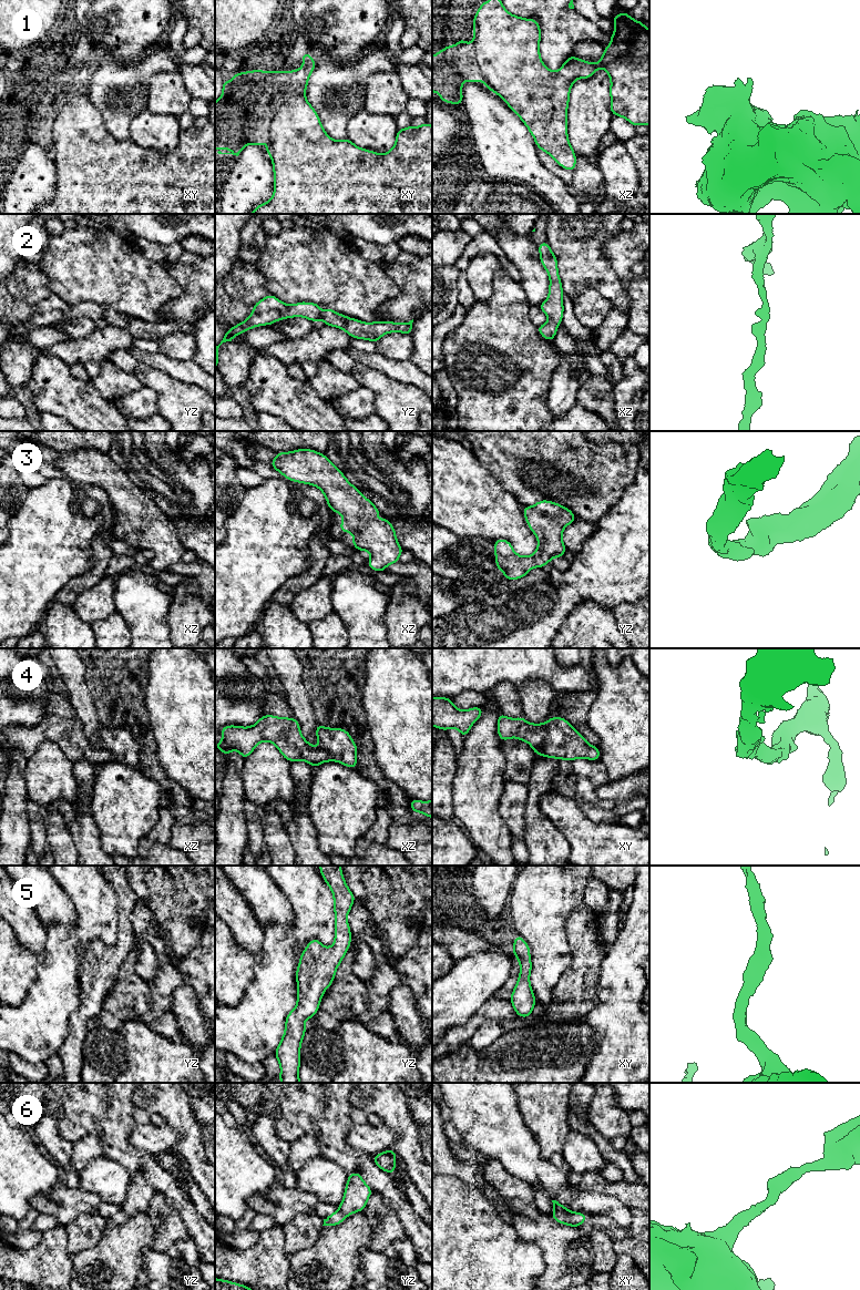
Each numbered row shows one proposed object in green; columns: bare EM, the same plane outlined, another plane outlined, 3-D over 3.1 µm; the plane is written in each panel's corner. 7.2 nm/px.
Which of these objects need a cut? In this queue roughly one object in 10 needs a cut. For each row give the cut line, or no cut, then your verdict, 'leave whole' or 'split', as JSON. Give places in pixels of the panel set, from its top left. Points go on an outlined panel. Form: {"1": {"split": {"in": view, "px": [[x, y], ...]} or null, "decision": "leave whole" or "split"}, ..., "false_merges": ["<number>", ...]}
{"1": {"split": null, "decision": "leave whole"}, "2": {"split": null, "decision": "leave whole"}, "3": {"split": null, "decision": "leave whole"}, "4": {"split": null, "decision": "leave whole"}, "5": {"split": null, "decision": "leave whole"}, "6": {"split": null, "decision": "leave whole"}, "false_merges": []}

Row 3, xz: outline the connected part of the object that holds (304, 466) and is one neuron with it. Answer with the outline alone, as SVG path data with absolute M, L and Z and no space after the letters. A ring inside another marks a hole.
M298 449L291 452L277 452L276 458L269 463L287 480L315 485L321 490L329 509L344 516L339 524L340 530L354 533L352 545L357 551L368 551L371 554L367 563L371 570L382 572L388 565L399 562L403 549L397 541L393 525L386 516L381 521L376 520L380 511L346 479L326 454L310 449Z

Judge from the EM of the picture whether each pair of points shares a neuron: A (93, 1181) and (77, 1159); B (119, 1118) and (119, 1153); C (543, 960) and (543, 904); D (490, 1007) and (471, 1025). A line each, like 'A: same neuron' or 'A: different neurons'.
A: different neurons
B: same neuron
C: same neuron
D: same neuron

